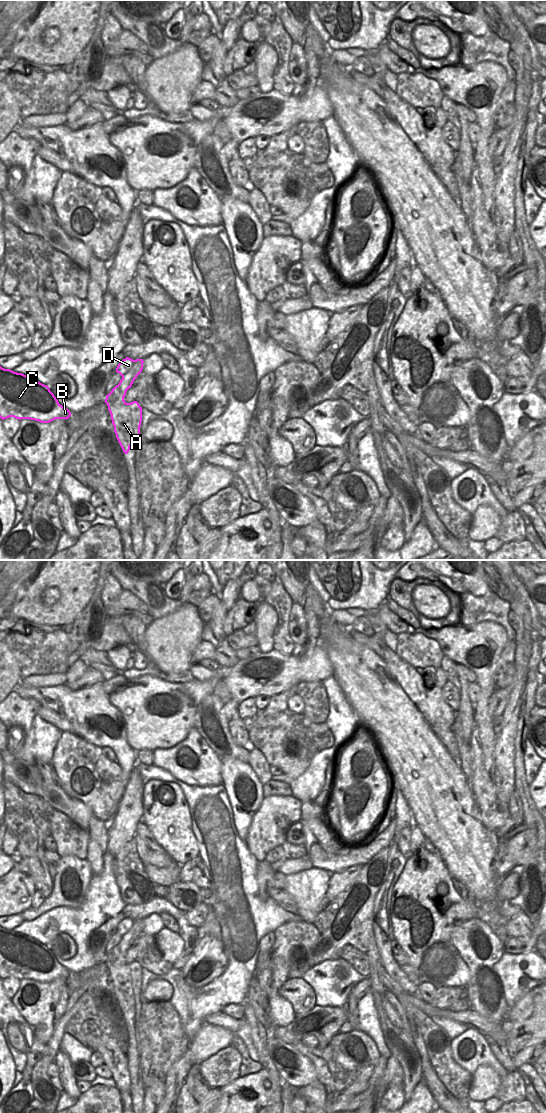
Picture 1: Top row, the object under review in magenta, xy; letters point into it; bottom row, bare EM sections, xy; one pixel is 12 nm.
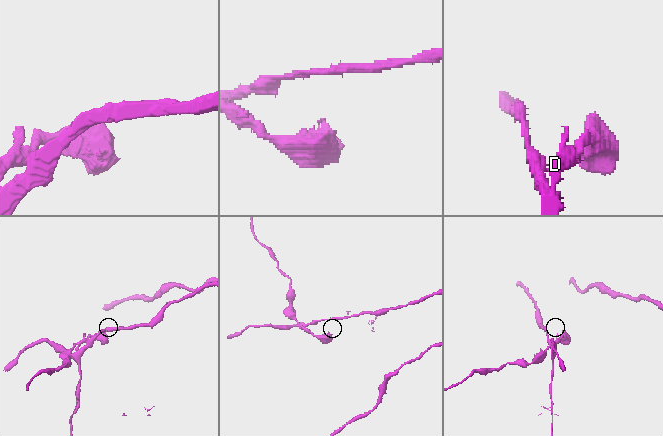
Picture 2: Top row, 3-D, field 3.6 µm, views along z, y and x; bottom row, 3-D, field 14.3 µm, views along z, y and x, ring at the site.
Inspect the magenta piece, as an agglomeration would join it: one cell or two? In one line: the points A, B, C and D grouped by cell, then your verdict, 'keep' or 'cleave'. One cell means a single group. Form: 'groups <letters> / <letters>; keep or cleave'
groups A B C / D; cleave

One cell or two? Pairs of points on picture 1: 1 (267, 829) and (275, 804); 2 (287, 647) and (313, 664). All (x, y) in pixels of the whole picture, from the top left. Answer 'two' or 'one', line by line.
1: one
2: two

